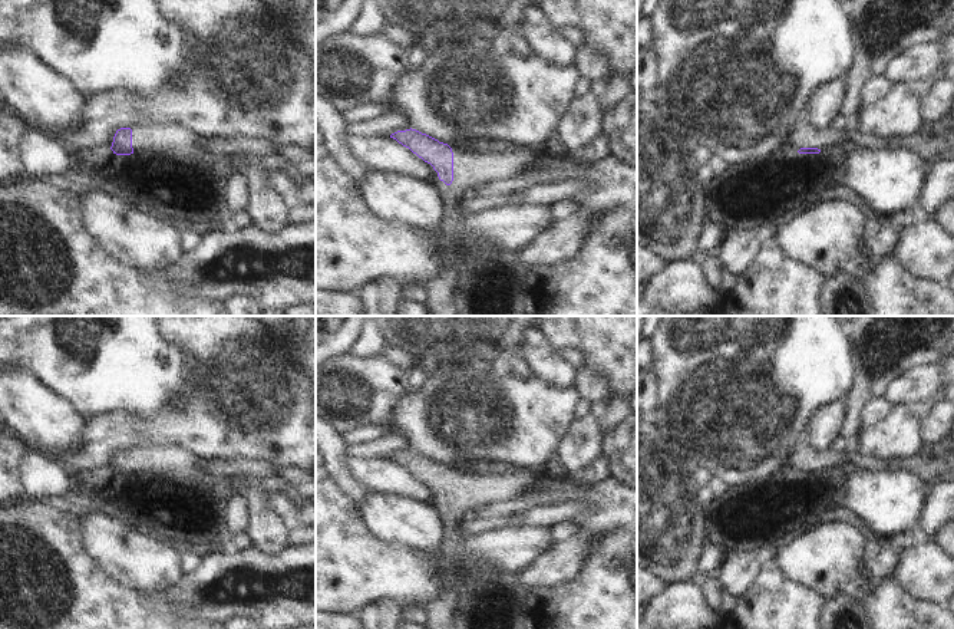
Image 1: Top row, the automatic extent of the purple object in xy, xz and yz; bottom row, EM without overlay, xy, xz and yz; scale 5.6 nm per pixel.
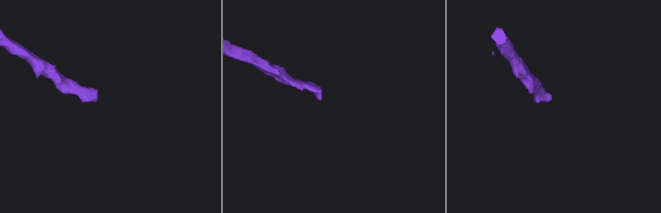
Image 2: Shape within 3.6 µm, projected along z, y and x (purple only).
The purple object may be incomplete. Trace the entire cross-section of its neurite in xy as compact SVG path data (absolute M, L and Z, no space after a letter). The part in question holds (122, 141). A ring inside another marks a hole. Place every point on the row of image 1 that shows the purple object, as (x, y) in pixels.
M171 122L139 124L131 128L121 128L113 136L110 149L116 155L131 155L133 152L166 152L169 157L181 154L192 159L217 164L224 158L208 151L208 139L192 131Z

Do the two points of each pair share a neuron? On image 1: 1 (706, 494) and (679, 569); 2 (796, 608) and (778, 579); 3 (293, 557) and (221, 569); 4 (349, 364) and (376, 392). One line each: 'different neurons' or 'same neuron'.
1: different neurons
2: same neuron
3: same neuron
4: same neuron

